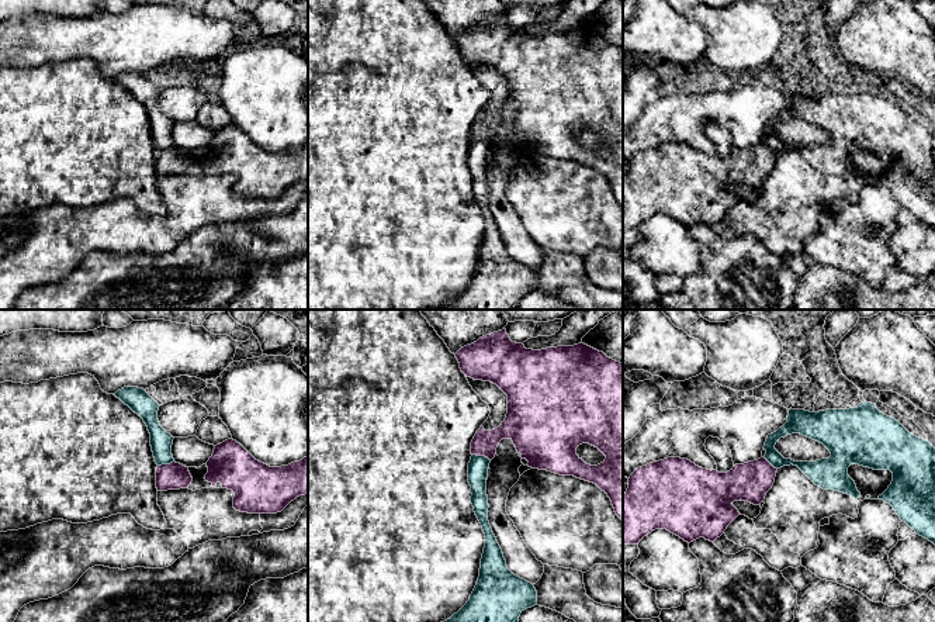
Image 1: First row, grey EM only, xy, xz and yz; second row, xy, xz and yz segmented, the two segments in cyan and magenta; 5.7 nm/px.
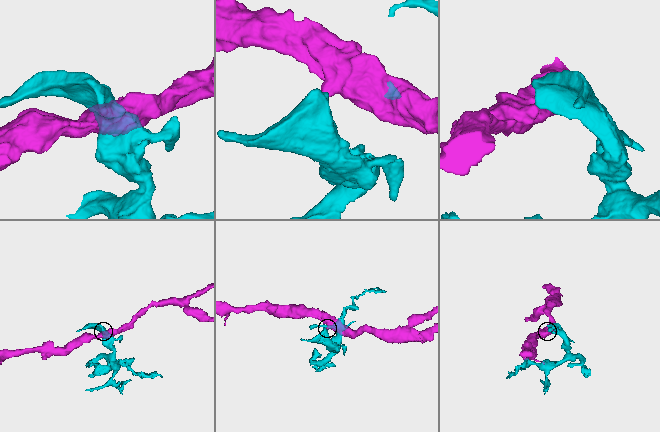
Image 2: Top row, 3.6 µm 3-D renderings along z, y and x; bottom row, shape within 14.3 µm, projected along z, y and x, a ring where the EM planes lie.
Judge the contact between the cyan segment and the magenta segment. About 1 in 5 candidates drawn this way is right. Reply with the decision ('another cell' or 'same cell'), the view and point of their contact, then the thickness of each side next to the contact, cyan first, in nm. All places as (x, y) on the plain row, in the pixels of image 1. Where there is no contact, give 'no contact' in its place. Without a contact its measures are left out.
another cell | xz (481, 141) | 120/140 nm

